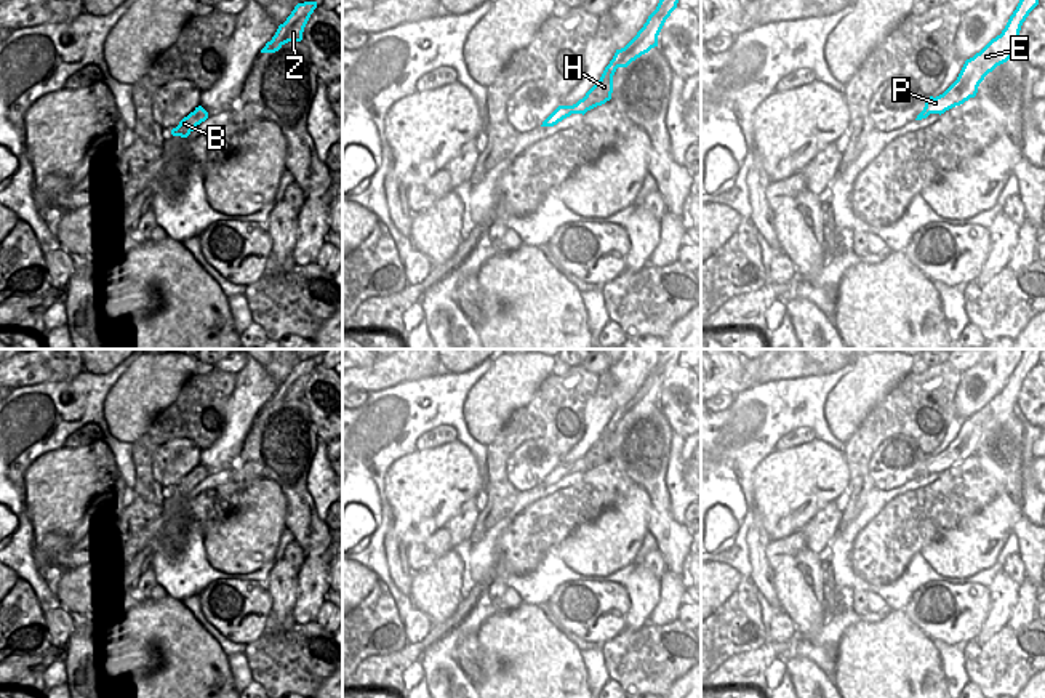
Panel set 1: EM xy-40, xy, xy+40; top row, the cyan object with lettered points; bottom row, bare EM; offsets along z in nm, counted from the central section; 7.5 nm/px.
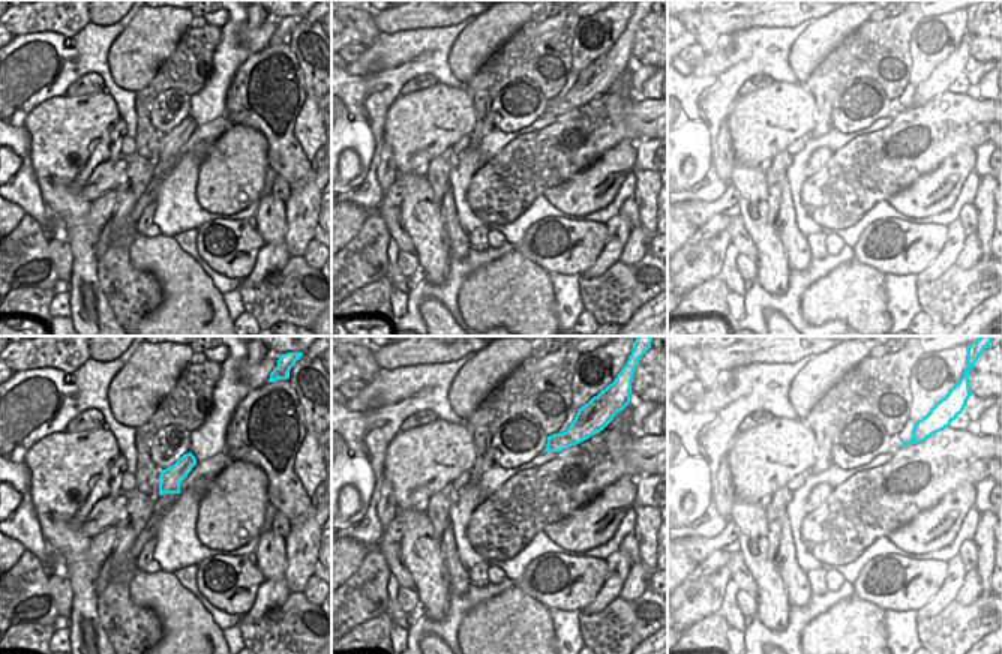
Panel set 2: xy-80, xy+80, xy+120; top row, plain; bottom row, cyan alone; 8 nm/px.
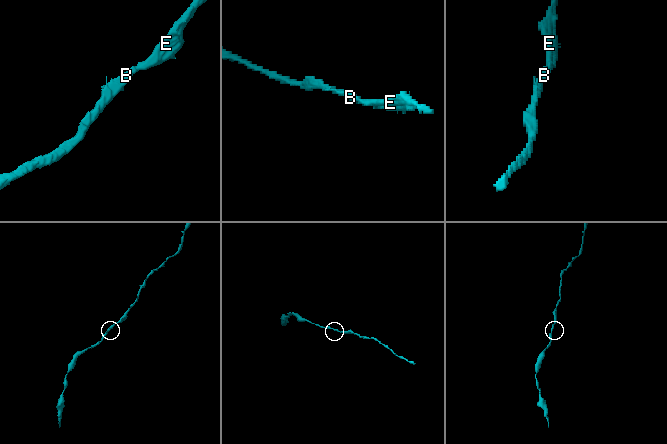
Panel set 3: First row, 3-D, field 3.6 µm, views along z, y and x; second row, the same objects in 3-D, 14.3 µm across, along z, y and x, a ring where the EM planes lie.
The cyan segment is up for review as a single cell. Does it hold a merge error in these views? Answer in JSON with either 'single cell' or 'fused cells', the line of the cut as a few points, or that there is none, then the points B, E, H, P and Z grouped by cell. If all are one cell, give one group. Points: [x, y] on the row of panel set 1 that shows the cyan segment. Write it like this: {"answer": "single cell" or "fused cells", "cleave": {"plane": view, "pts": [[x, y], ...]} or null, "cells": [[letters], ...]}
{"answer": "single cell", "cleave": null, "cells": [["B", "E", "H", "P", "Z"]]}

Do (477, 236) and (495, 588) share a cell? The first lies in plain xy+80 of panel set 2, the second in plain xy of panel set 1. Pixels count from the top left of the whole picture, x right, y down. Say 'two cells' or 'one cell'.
one cell

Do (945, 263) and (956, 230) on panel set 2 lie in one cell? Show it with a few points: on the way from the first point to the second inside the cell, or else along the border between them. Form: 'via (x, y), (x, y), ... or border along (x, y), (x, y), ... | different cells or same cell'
via (948, 255), (957, 242), (956, 237) | same cell

